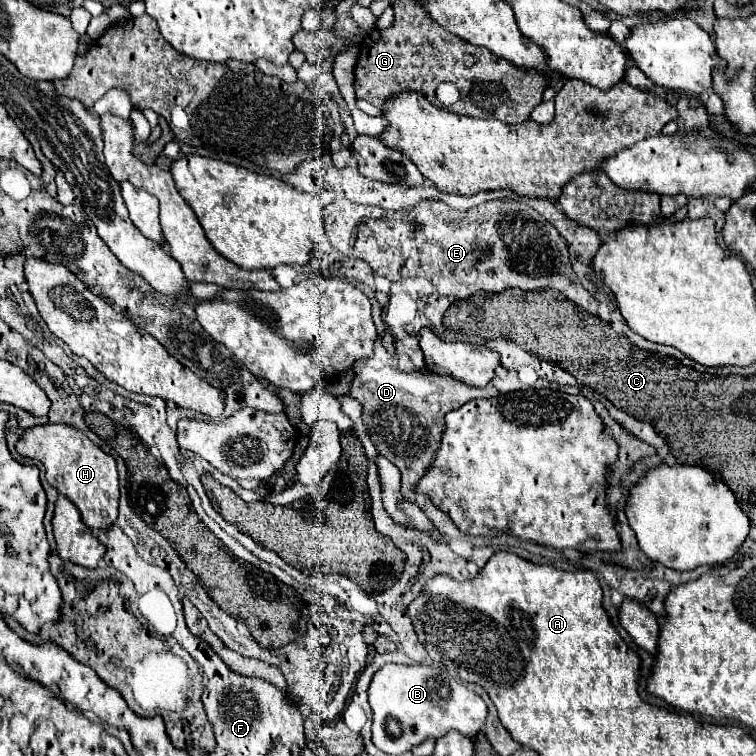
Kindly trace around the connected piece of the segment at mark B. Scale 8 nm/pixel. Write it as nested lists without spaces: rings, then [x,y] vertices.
[[[389,663],[389,665],[381,667],[373,675],[373,681],[369,687],[369,703],[373,709],[373,743],[381,751],[393,753],[393,755],[411,751],[425,737],[437,739],[437,737],[445,735],[449,729],[457,729],[457,731],[473,737],[485,725],[485,717],[487,717],[487,705],[477,693],[473,693],[471,689],[461,685],[455,677],[445,677],[445,671],[427,667],[427,665],[405,667],[405,665]]]

